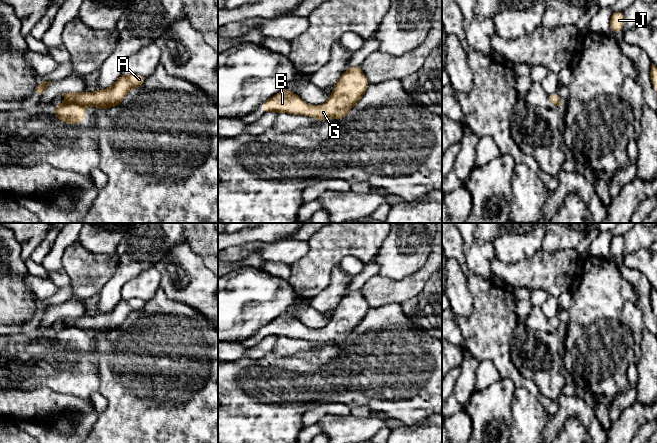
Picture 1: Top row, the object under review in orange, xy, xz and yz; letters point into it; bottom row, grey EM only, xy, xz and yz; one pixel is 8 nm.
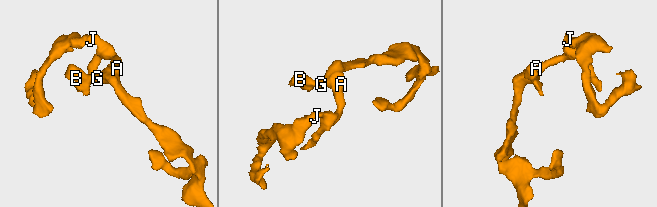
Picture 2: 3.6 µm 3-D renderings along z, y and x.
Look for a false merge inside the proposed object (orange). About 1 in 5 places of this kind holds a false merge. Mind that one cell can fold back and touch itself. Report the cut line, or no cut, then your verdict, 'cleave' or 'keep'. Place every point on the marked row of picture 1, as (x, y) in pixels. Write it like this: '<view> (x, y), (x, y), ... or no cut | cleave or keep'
no cut | keep

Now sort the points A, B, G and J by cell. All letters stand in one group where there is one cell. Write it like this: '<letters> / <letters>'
A B G J

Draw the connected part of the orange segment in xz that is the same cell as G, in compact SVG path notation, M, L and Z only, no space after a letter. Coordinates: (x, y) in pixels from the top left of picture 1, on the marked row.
M361 66L347 69L334 85L334 90L326 103L312 106L301 99L297 94L281 90L260 106L265 113L289 113L314 117L320 121L329 117L337 121L344 118L354 105L361 101L369 82L362 72Z

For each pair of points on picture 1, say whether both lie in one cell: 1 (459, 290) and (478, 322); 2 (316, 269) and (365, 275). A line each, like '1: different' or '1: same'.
1: different
2: different

